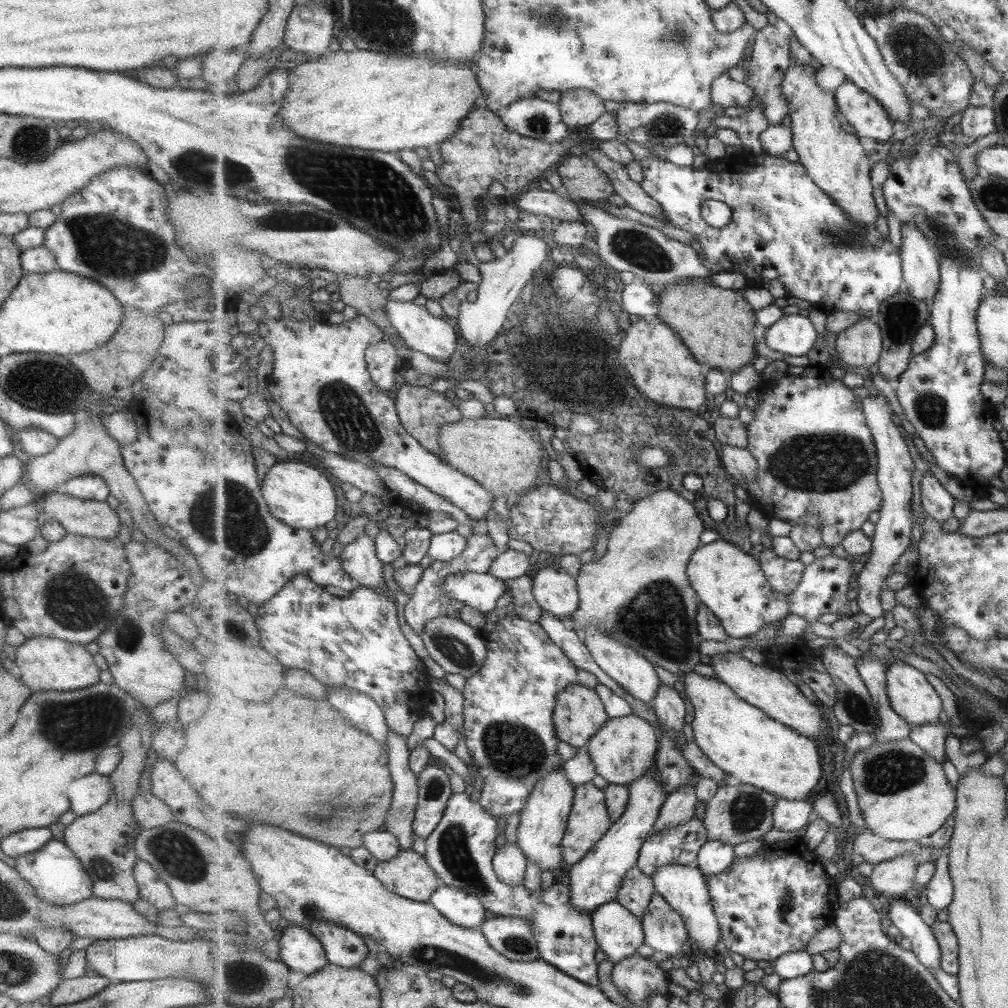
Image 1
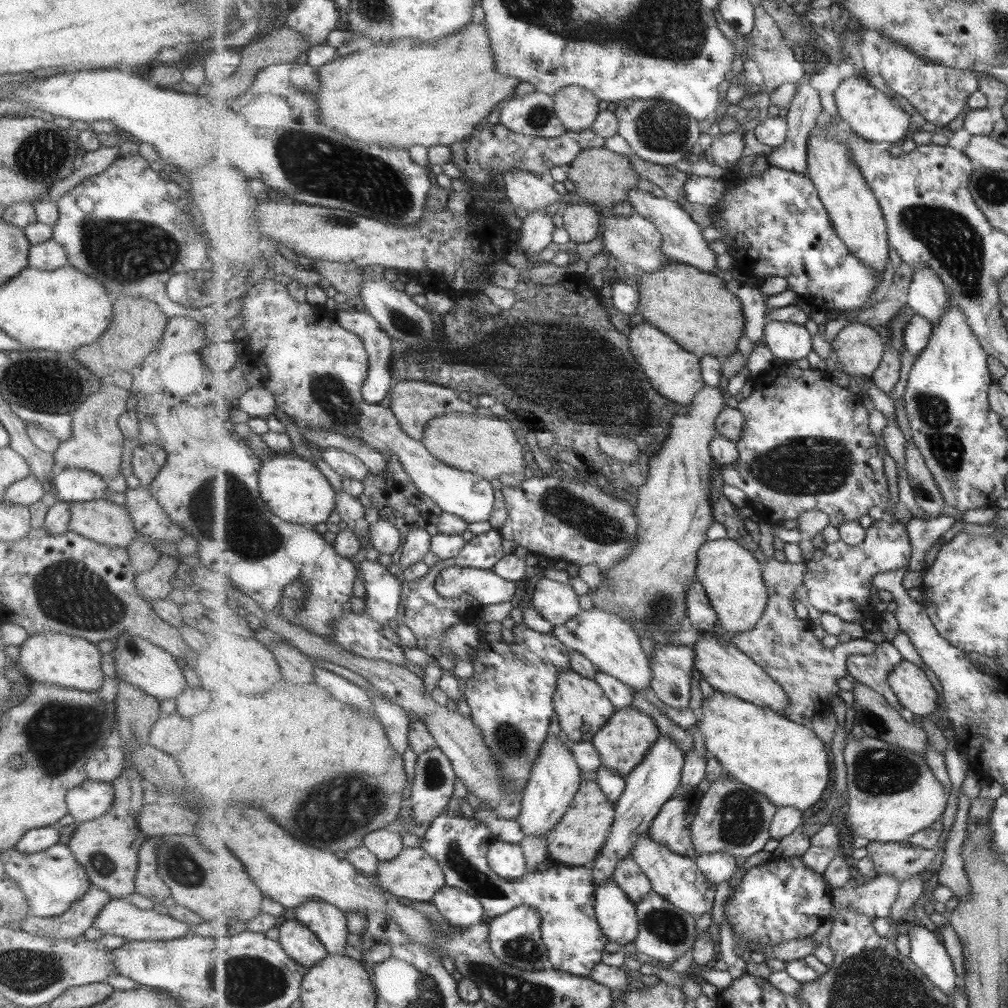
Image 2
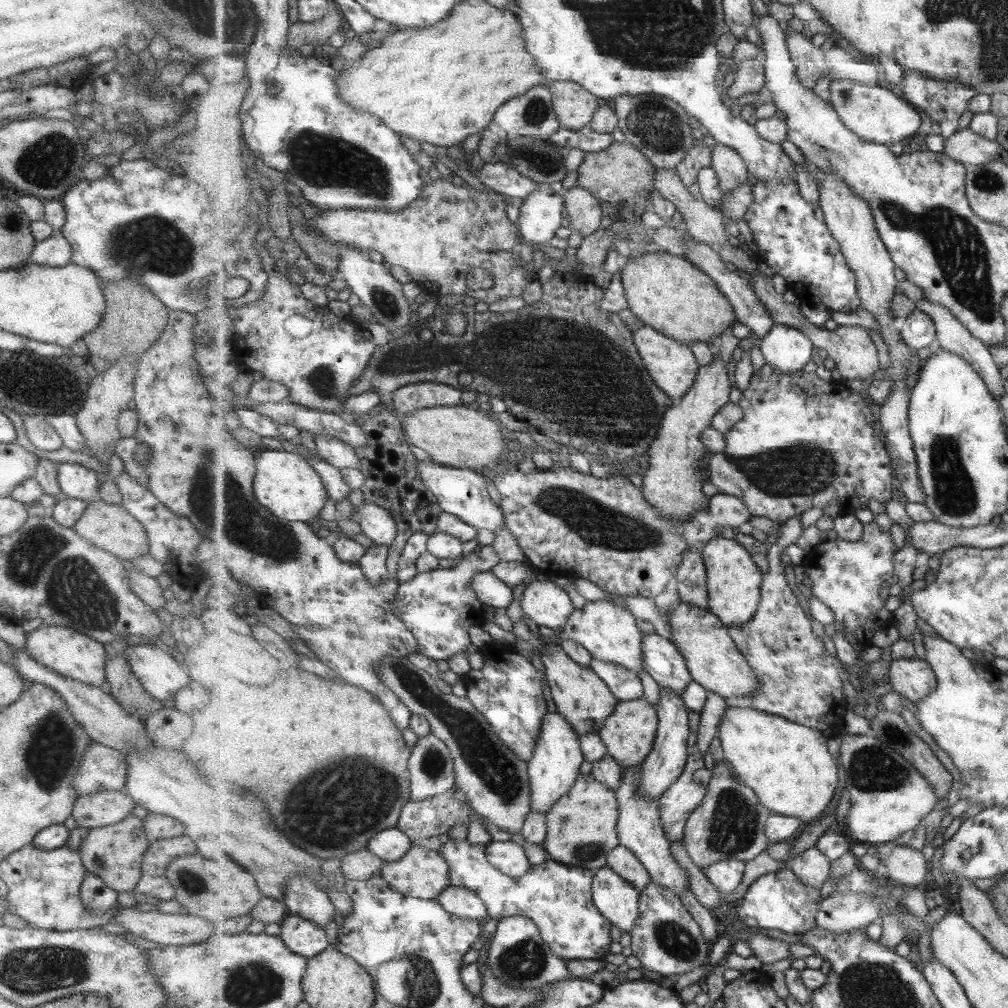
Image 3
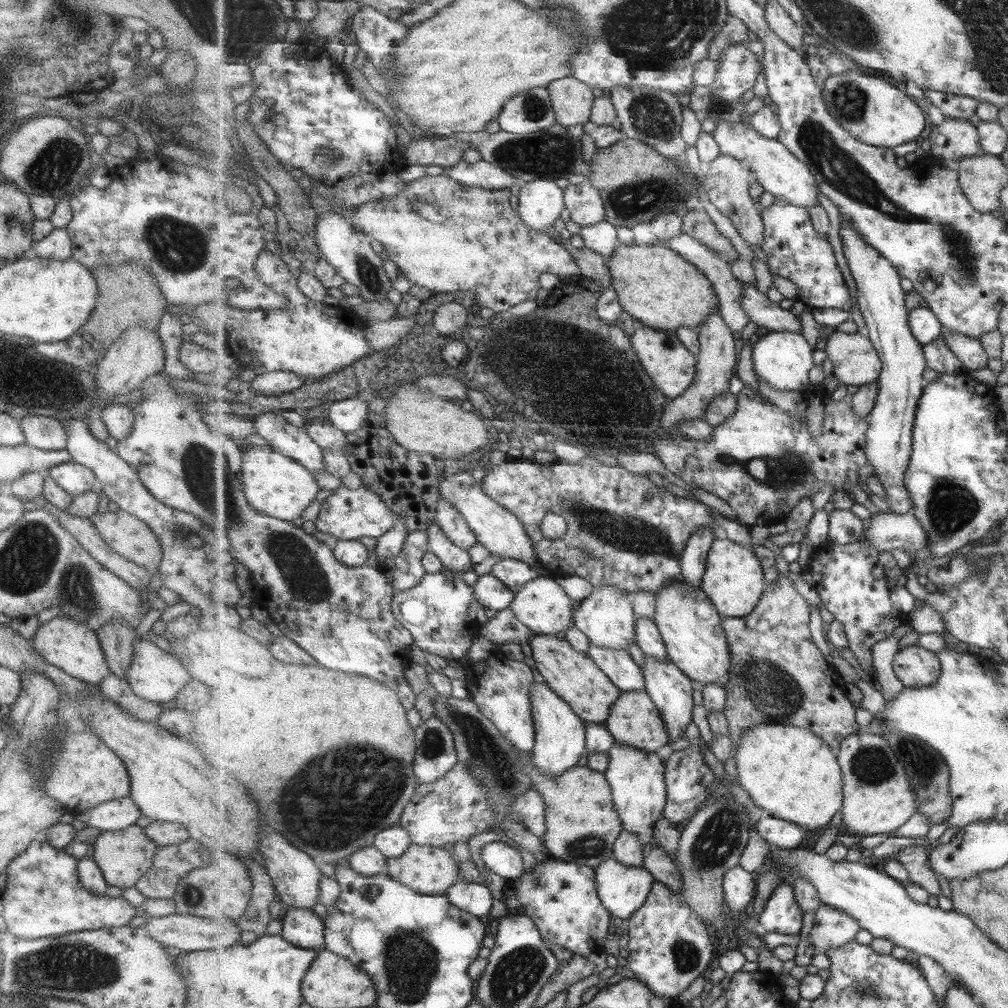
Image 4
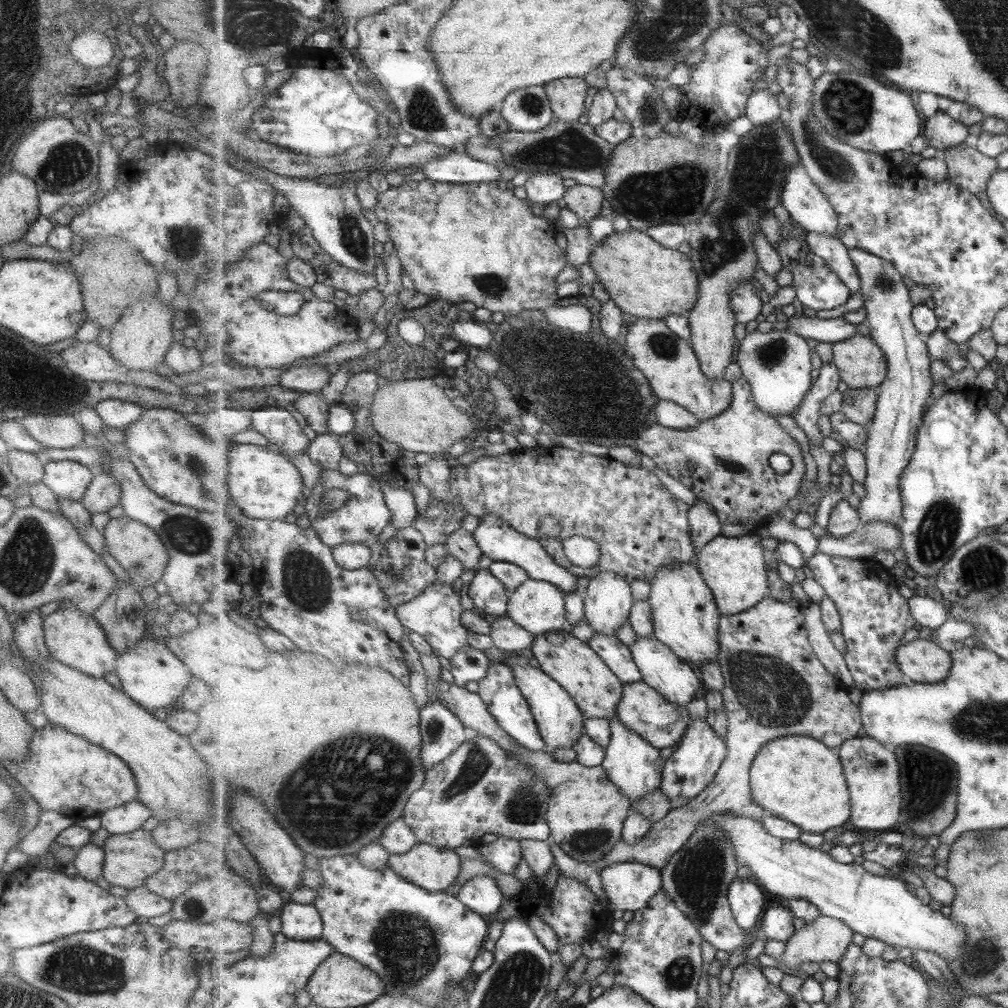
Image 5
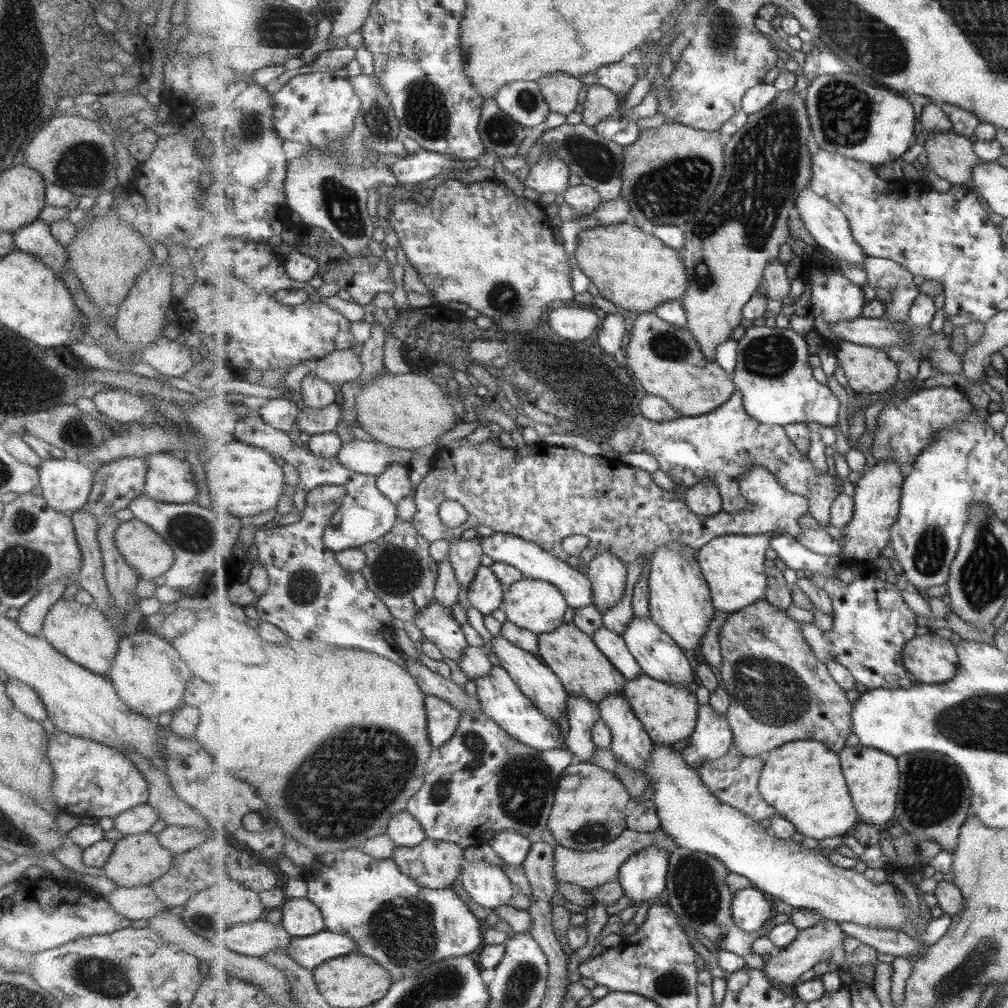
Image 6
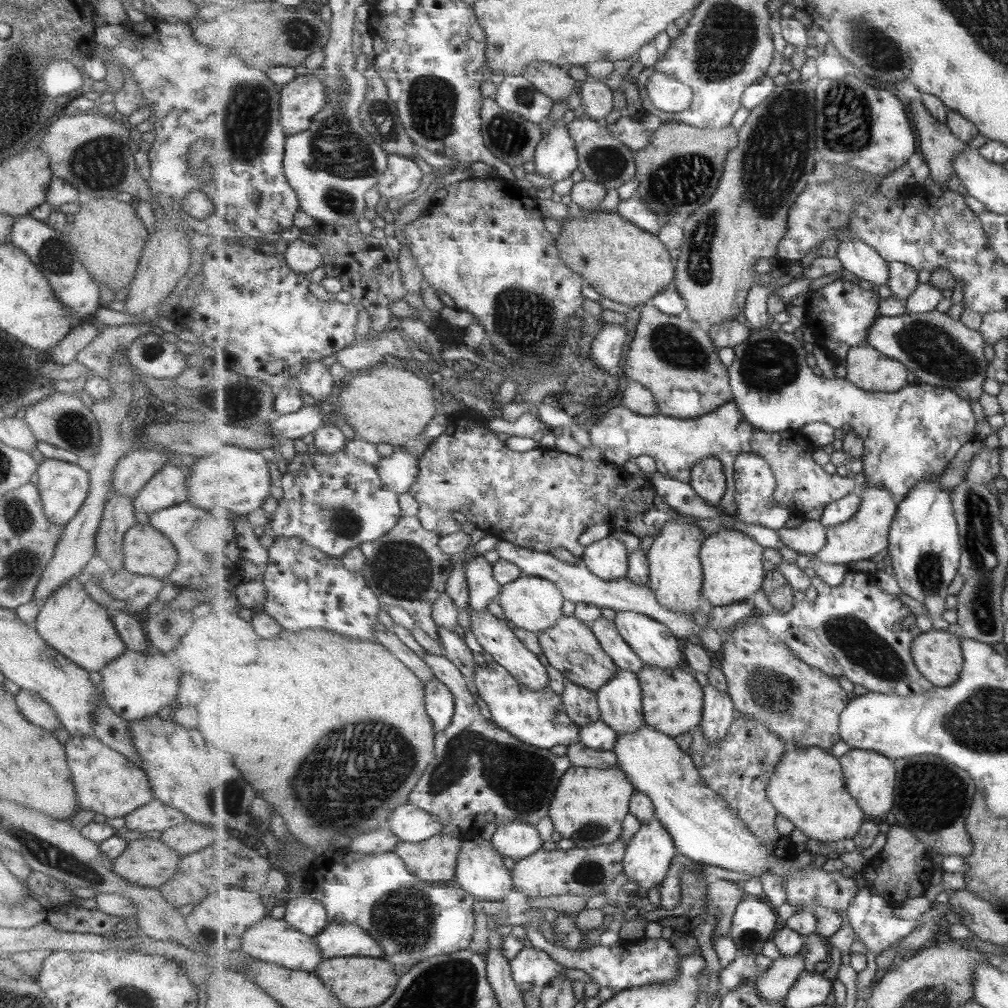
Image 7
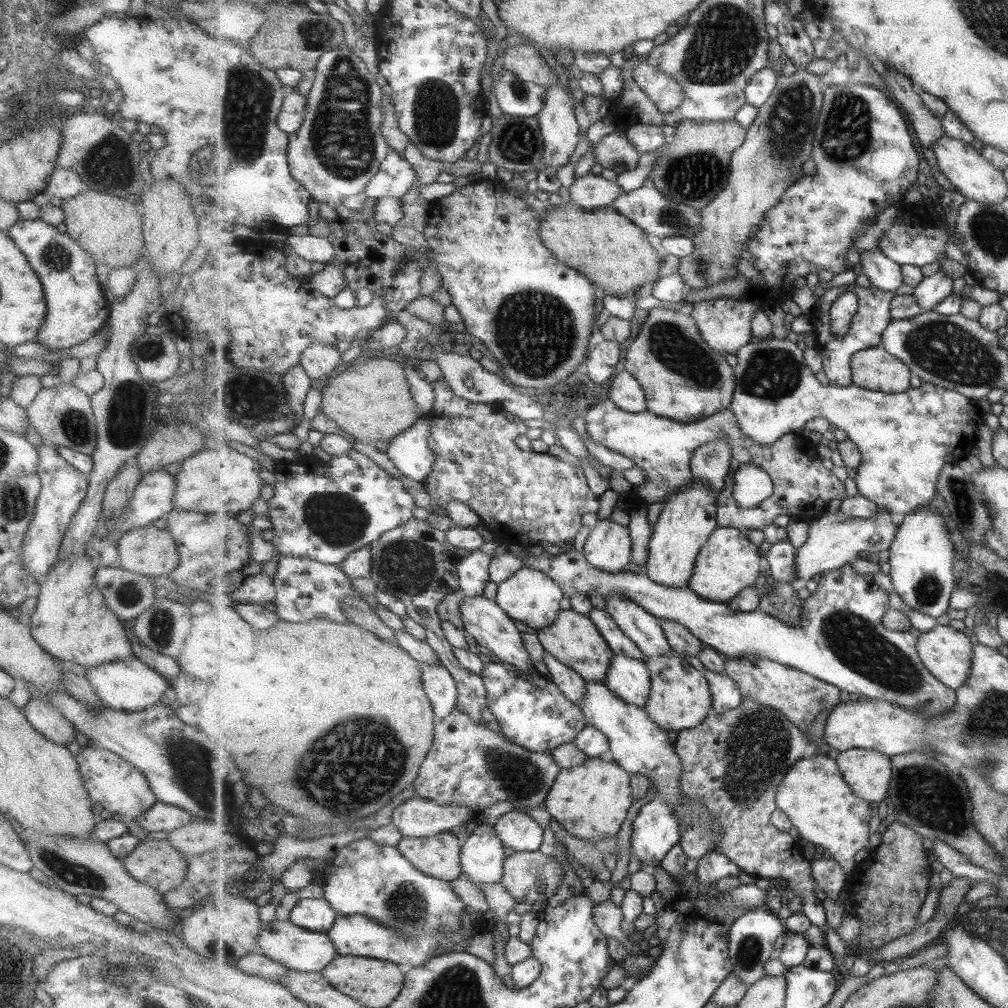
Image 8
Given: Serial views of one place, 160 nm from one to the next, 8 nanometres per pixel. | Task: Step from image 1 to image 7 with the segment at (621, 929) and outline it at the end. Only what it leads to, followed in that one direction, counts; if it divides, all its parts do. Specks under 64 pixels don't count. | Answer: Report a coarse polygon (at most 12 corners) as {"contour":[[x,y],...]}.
{"contour":[[659,819],[628,842],[622,870],[641,888],[667,879],[678,850]]}

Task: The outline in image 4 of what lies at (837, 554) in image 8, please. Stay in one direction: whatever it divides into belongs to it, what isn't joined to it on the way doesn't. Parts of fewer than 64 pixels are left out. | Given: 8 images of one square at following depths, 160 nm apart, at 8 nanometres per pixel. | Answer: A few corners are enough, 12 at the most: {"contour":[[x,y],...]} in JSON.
{"contour":[[840,217],[869,339],[883,362],[867,458],[897,514],[925,392],[898,268]]}

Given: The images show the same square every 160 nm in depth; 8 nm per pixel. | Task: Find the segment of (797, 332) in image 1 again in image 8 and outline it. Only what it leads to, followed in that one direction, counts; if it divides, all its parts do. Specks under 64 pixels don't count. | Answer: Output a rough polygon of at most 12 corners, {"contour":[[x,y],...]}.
{"contour":[[791,340],[736,356],[730,409],[761,446],[828,418],[859,492],[896,517],[935,498],[983,413],[923,382],[825,386]]}

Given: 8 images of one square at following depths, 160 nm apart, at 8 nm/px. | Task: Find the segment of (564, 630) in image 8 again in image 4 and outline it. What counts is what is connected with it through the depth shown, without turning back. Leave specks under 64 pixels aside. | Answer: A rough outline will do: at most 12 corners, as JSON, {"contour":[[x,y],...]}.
{"contour":[[555,635],[529,647],[546,683],[586,724],[622,696],[587,652]]}

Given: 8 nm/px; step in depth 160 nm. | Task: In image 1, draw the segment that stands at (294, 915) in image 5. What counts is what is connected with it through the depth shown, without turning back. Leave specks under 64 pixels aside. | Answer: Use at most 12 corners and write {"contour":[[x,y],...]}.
{"contour":[[292,924],[280,933],[280,958],[306,976],[331,963],[320,939]]}

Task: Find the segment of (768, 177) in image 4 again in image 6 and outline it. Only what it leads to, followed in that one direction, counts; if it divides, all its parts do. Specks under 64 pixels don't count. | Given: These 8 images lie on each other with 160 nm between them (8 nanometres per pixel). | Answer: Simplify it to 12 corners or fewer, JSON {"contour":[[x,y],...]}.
{"contour":[[809,186],[795,213],[814,240],[864,268],[866,254],[839,206]]}

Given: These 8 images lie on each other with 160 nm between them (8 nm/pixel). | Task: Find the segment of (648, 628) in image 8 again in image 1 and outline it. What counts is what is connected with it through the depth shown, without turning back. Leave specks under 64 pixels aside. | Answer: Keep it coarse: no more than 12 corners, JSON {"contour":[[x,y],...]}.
{"contour":[[654,766],[629,807],[571,867],[571,902],[618,900],[668,799]]}

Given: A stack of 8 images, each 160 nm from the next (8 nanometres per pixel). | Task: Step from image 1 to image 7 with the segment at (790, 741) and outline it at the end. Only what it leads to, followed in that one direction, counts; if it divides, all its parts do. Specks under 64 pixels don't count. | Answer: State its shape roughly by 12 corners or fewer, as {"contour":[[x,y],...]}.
{"contour":[[789,747],[767,795],[822,844],[853,840],[868,820],[840,758]]}

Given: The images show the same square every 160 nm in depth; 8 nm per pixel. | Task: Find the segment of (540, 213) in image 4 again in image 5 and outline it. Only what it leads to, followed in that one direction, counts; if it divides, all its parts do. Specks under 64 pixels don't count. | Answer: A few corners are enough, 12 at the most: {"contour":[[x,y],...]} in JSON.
{"contour":[[562,176],[528,177],[527,198],[537,211],[564,198]]}

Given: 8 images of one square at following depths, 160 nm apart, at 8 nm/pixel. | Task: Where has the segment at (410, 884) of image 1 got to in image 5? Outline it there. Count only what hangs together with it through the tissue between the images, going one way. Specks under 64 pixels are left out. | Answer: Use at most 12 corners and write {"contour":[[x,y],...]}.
{"contour":[[418,843],[388,867],[425,890],[457,884],[454,849]]}

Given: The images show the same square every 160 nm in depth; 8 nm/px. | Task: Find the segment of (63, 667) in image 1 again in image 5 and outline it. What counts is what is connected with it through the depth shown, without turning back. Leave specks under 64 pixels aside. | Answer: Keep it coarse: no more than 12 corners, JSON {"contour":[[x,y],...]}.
{"contour":[[74,607],[43,618],[53,660],[91,678],[117,652],[92,616]]}

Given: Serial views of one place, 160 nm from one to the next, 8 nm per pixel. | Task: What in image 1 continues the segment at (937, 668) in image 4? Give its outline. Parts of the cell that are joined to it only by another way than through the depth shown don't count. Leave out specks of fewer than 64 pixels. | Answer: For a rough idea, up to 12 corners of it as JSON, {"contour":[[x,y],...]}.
{"contour":[[889,664],[888,695],[911,726],[944,720],[944,702],[926,674]]}

